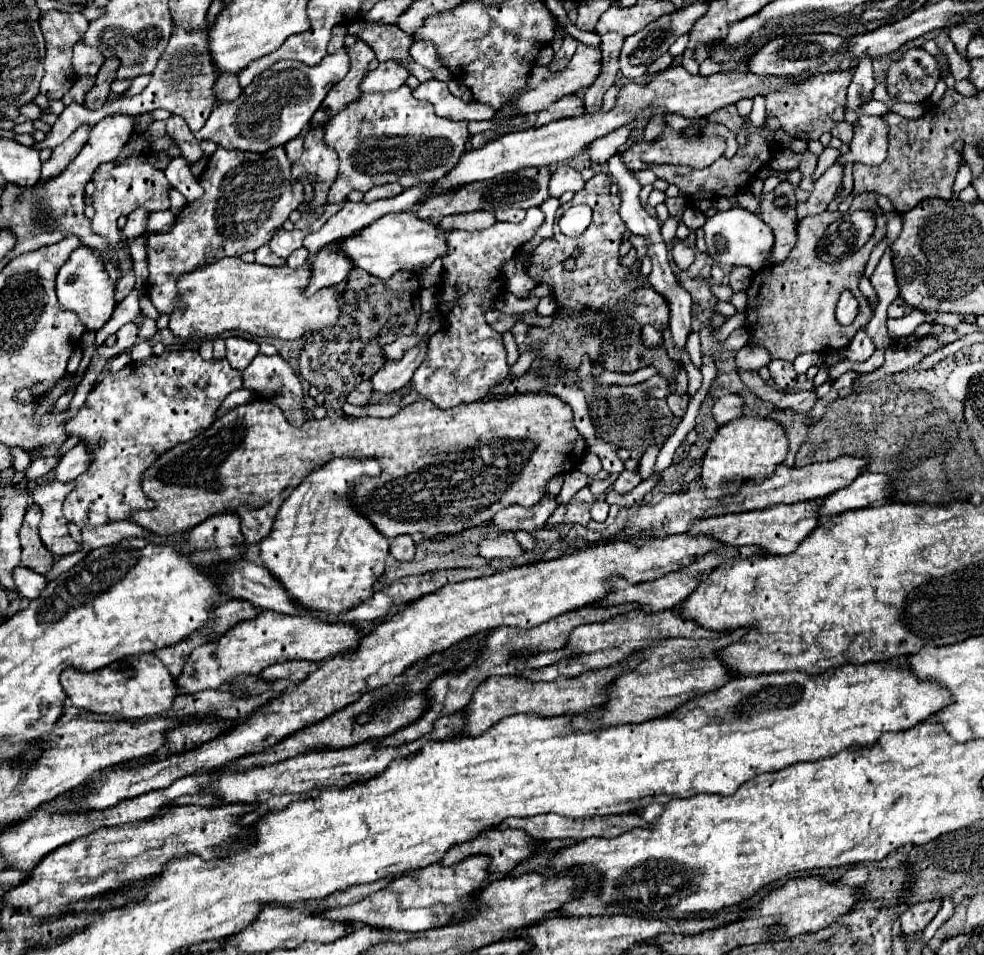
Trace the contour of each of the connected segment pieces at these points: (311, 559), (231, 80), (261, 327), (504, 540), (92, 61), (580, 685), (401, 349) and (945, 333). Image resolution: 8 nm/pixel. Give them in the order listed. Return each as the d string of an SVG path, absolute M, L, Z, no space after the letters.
M346 456L334 458L308 474L282 504L272 534L260 542L260 560L268 568L268 572L286 588L290 600L294 600L300 608L338 614L344 612L344 608L354 608L354 604L362 604L362 600L368 600L374 594L374 582L384 574L386 568L388 540L366 518L350 508L350 498L346 496L350 496L348 492L358 478L378 474L378 460L352 460Z
M220 76L216 82L216 92L218 92L218 104L230 102L236 96L240 96L242 88L238 84L238 76Z
M222 258L180 278L178 288L184 308L170 314L170 330L184 340L212 338L228 330L242 330L262 338L298 340L304 334L332 328L338 322L342 294L334 288L324 288L314 296L304 296L310 276L310 262L300 268L270 268L256 262L246 264L240 258Z
M514 532L498 534L496 538L488 538L488 540L484 540L480 544L480 556L484 556L486 560L494 560L494 558L516 558L520 554L524 554L524 550L516 542Z
M82 42L74 44L74 74L76 76L96 76L100 66L104 64L104 56L102 52L98 52L98 48L90 48Z
M622 666L610 668L610 670L596 670L582 674L578 678L564 678L558 676L552 682L530 682L530 680L518 680L518 676L490 676L480 688L476 690L472 702L464 708L466 712L466 736L480 736L486 732L486 728L494 726L498 720L512 716L512 714L528 714L536 712L542 716L560 716L560 714L574 714L584 712L586 708L598 708L602 704L602 684L610 684L614 676L622 672Z
M410 334L410 336L398 338L396 342L388 344L386 348L382 348L384 360L400 360L408 348L414 348L420 340L426 340L426 338L428 338L428 336L418 336L418 334Z
M928 314L926 322L932 326L930 336L934 336L934 338L942 340L942 346L946 346L946 344L950 344L950 342L954 342L954 340L960 340L960 338L962 338L962 336L956 336L956 334L954 334L954 332L956 332L954 328L950 328L950 326L942 326L942 324L936 324L936 322L934 322L934 314Z

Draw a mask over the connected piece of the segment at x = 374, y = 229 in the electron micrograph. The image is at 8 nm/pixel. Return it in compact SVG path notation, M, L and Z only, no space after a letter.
M398 212L398 214L386 214L380 220L372 222L370 226L362 228L356 236L346 238L342 250L352 258L352 262L358 268L386 280L398 270L420 272L422 268L428 268L436 258L444 258L446 236L448 232L442 232L438 224L424 222L414 212Z

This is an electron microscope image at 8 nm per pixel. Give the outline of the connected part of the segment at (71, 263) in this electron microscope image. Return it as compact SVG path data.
M84 246L76 248L70 254L70 258L64 262L64 266L58 270L56 292L58 292L60 306L66 310L74 310L80 316L82 324L94 332L100 330L110 320L116 308L116 302L114 302L116 286L110 284L110 278L106 276L106 266L94 252L90 252L90 248L84 248Z

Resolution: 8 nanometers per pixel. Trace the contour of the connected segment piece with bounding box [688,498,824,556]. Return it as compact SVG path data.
M824 498L816 500L806 500L806 502L796 502L796 504L774 504L764 510L752 510L752 512L742 512L742 514L728 514L728 516L716 516L716 518L706 518L700 520L692 526L688 534L710 534L718 538L724 544L732 546L746 546L754 544L764 548L768 554L792 554L798 544L818 526L820 516L818 516L818 504L822 504Z

